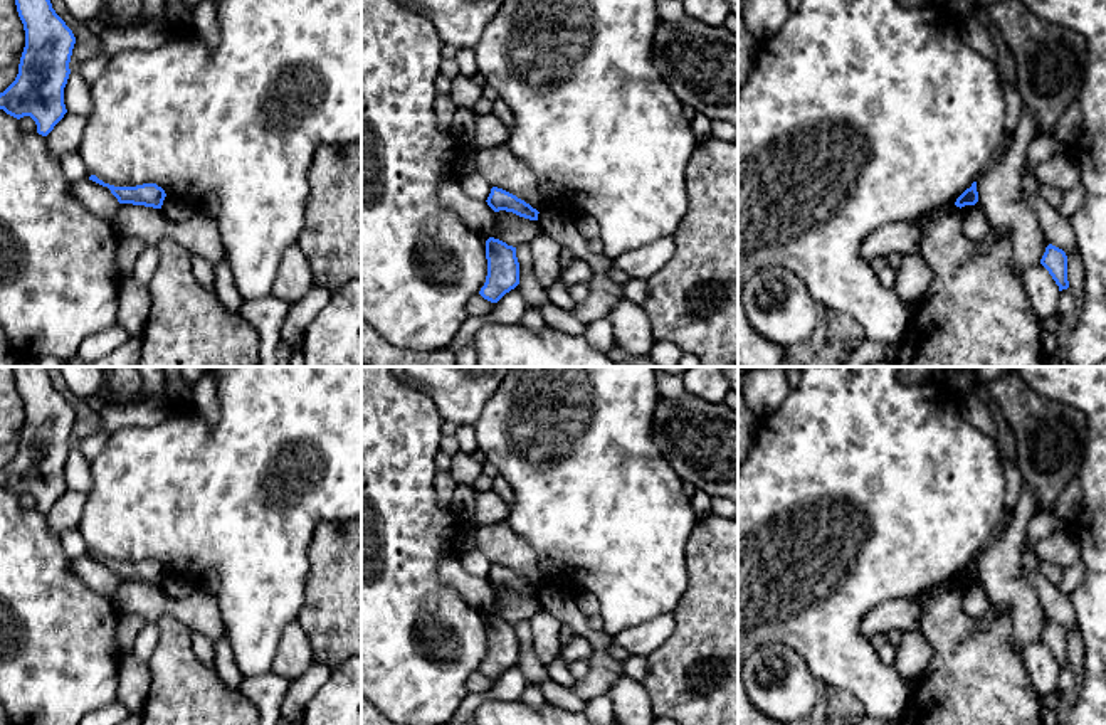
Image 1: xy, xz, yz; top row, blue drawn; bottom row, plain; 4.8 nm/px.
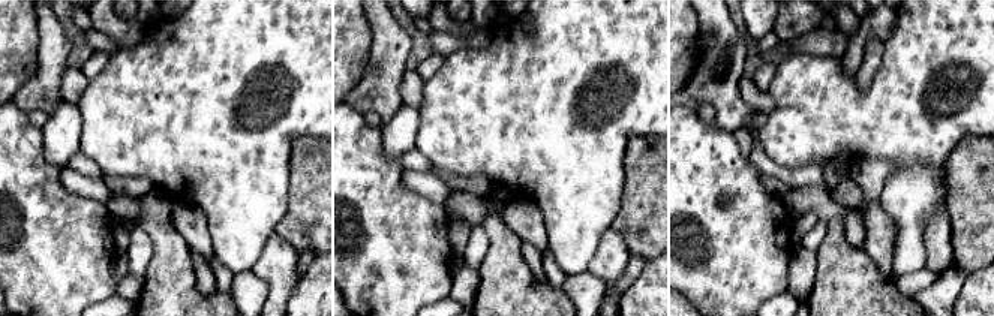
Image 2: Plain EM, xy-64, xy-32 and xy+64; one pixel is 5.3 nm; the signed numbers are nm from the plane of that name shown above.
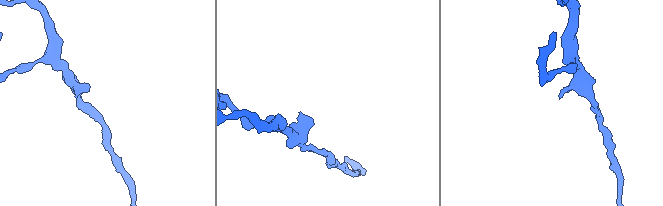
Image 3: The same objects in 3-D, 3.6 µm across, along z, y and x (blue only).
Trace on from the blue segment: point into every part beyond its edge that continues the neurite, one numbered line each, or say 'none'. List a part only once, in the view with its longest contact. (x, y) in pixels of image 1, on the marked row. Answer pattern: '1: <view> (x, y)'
none

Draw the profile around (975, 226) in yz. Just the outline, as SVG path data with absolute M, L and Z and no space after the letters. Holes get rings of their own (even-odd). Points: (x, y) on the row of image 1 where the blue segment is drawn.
M978 202L963 214L961 232L968 241L983 241L988 235L990 229L992 224Z

